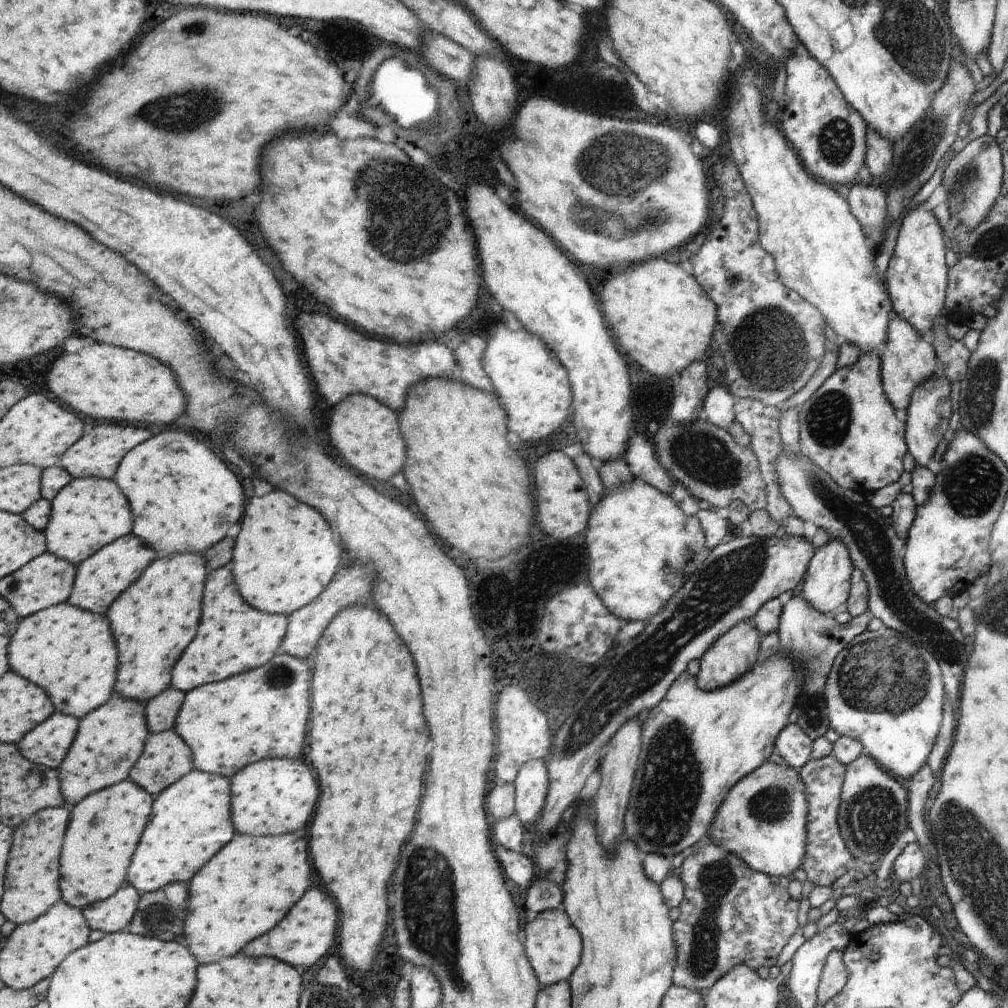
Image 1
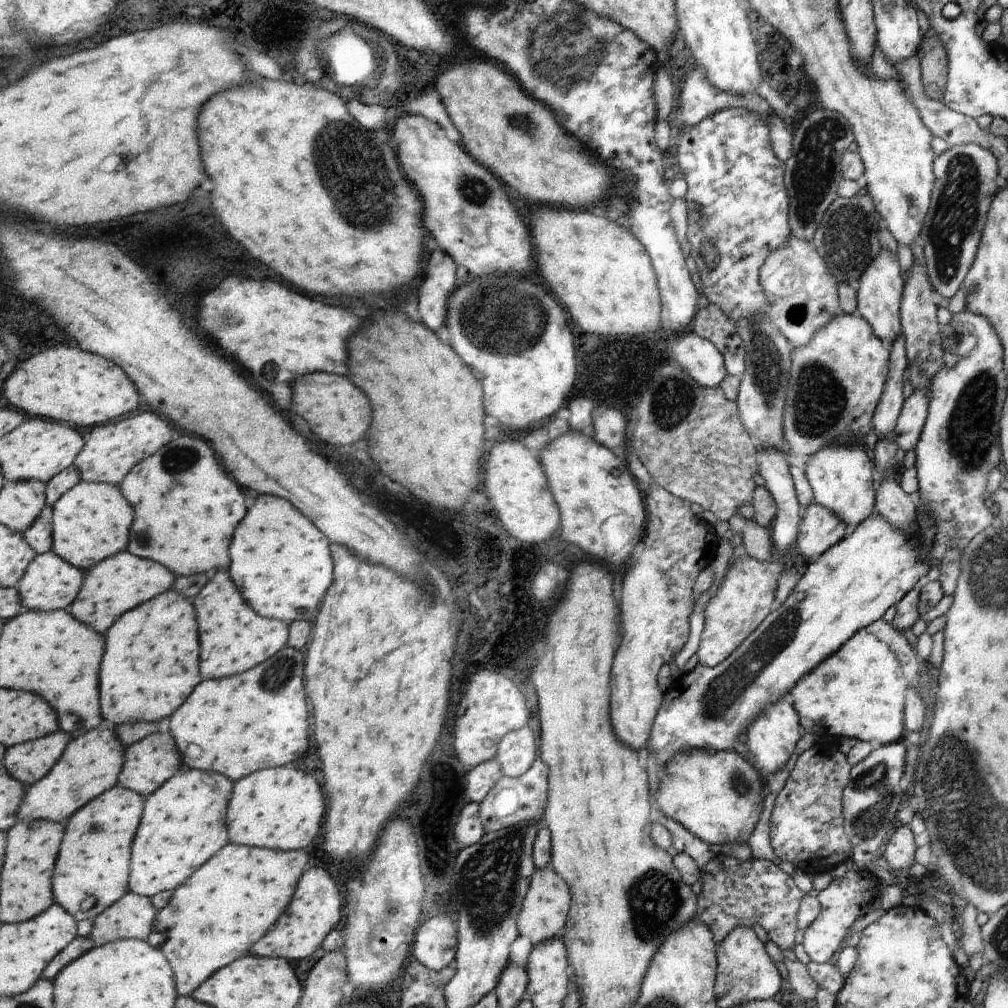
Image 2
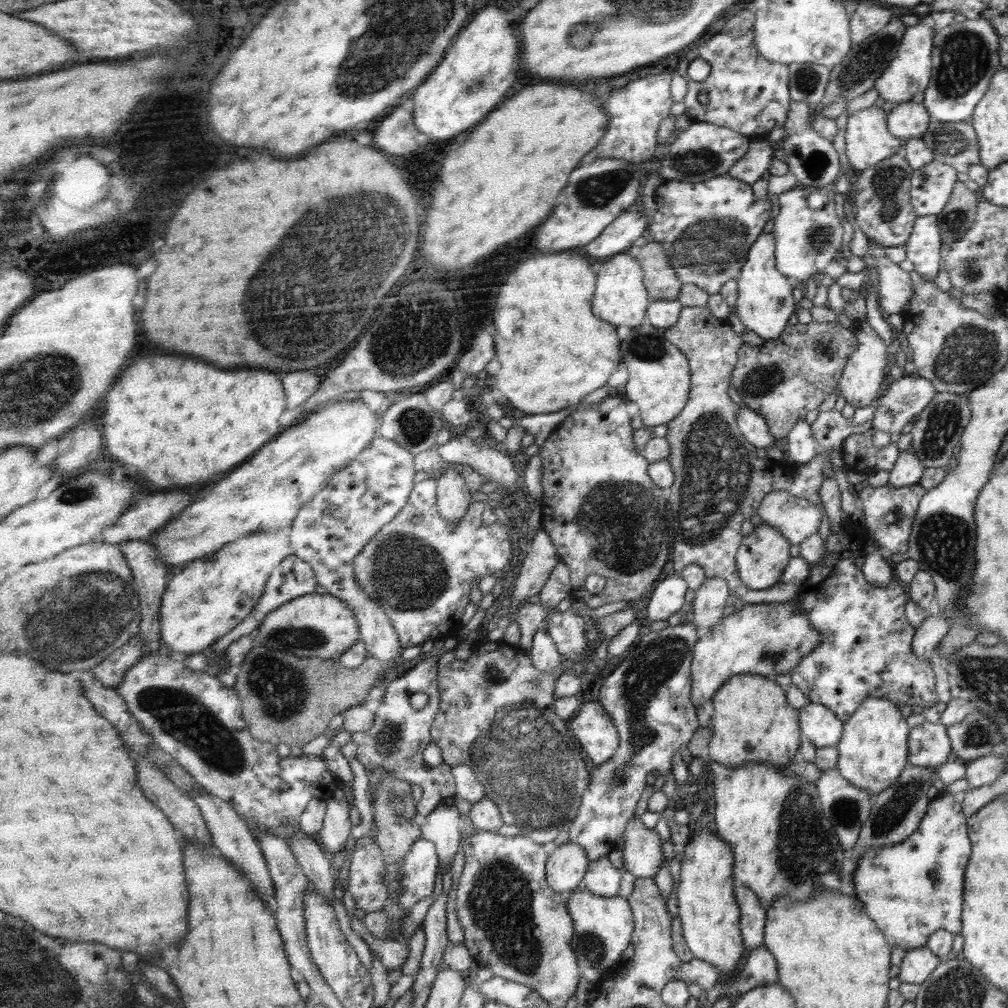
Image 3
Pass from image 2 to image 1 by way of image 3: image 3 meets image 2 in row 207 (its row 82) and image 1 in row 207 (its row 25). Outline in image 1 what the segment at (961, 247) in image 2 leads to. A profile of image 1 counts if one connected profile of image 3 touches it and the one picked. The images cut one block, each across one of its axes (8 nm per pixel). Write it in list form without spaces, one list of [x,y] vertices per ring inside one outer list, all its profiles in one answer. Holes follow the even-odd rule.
[[[982,135],[971,140],[946,164],[944,177],[940,184],[947,192],[944,202],[948,203],[950,216],[957,214],[958,224],[964,224],[968,230],[978,228],[988,216],[994,202],[1002,190],[1003,158],[996,139],[991,135]]]

